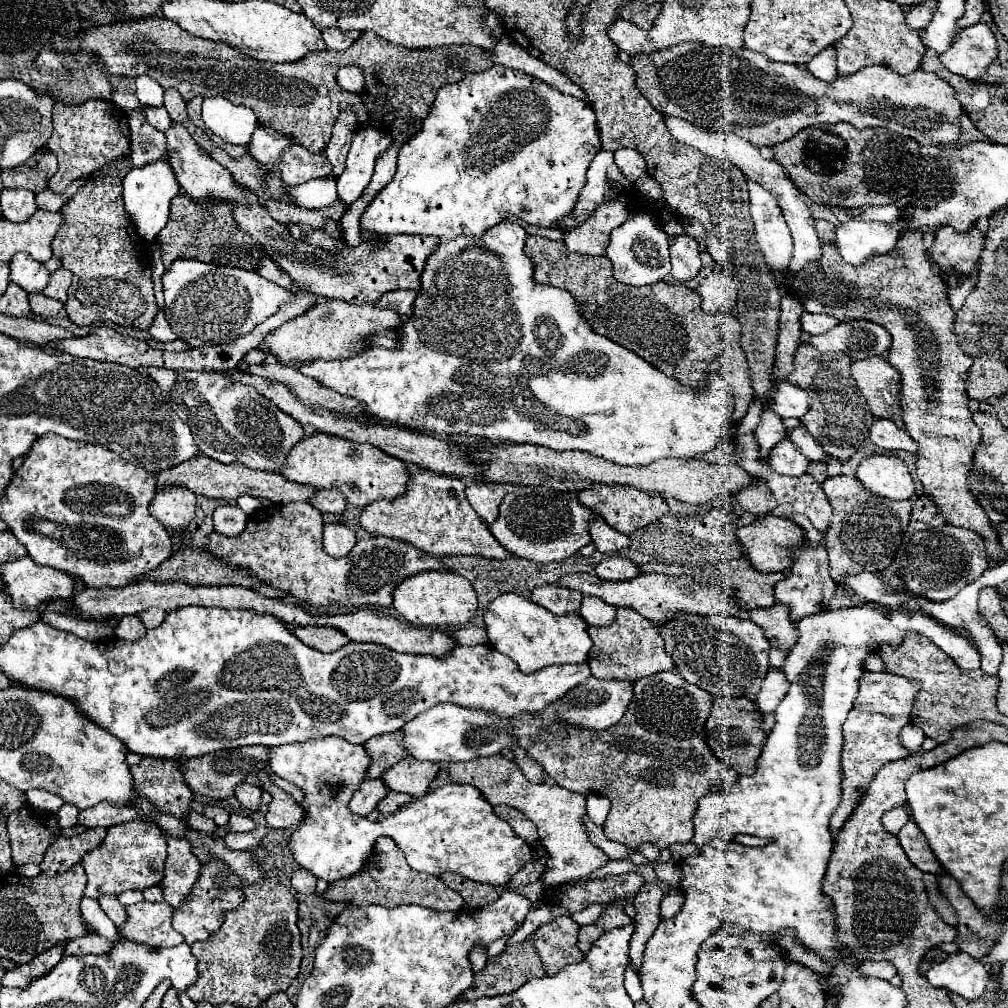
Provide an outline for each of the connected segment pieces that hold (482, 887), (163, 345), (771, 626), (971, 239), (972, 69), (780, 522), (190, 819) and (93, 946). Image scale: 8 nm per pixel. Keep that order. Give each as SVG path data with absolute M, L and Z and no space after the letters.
M445 872L440 876L445 886L449 886L451 890L455 890L457 894L461 894L461 898L475 908L481 908L493 900L497 900L502 894L503 886L491 886L469 880L452 872Z
M149 340L149 344L151 344L153 348L169 350L169 352L185 352L185 350L191 348L191 346L189 346L187 342L183 342L183 340L173 340L173 342L153 342L153 340Z
M773 604L769 608L751 610L749 620L763 630L773 648L791 648L797 644L799 632L795 622L789 618L789 606Z
M943 226L935 232L935 244L929 254L943 276L947 272L957 272L961 278L971 278L983 250L983 242L985 234L975 228L959 234L951 226Z
M975 24L957 34L953 38L949 50L939 54L939 62L953 74L959 74L967 80L979 80L987 66L997 54L995 34L989 24Z
M773 514L767 516L759 516L753 524L747 524L743 528L737 528L737 538L741 542L741 546L747 552L747 558L751 562L751 566L755 570L761 572L783 572L789 570L791 566L791 556L789 556L789 546L797 546L799 542L805 540L805 532L801 526L797 526L795 522L787 520L787 518L779 518Z
M191 812L187 816L187 824L189 824L191 830L197 830L197 832L205 832L205 834L215 834L217 832L217 826L209 818L205 818L203 814L197 814L197 812Z
M87 934L81 938L73 938L65 944L65 954L107 954L113 950L113 942L107 938L101 938L99 934Z

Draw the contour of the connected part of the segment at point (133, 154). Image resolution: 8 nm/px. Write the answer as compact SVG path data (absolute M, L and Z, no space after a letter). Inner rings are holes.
M137 108L137 110L133 110L133 114L129 114L129 132L131 132L129 162L133 168L145 166L159 158L165 158L167 138L163 132L155 130L145 120L143 108Z

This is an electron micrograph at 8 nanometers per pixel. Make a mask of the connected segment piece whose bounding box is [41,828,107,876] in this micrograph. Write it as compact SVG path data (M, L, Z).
M89 828L83 834L65 838L59 836L45 852L45 858L41 862L41 872L47 876L59 876L67 872L73 864L79 864L81 858L97 848L105 838L105 828Z

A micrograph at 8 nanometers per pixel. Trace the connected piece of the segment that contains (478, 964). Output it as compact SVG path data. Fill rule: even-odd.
M473 946L473 950L469 950L469 962L473 962L475 972L481 972L487 964L487 950L483 946Z

